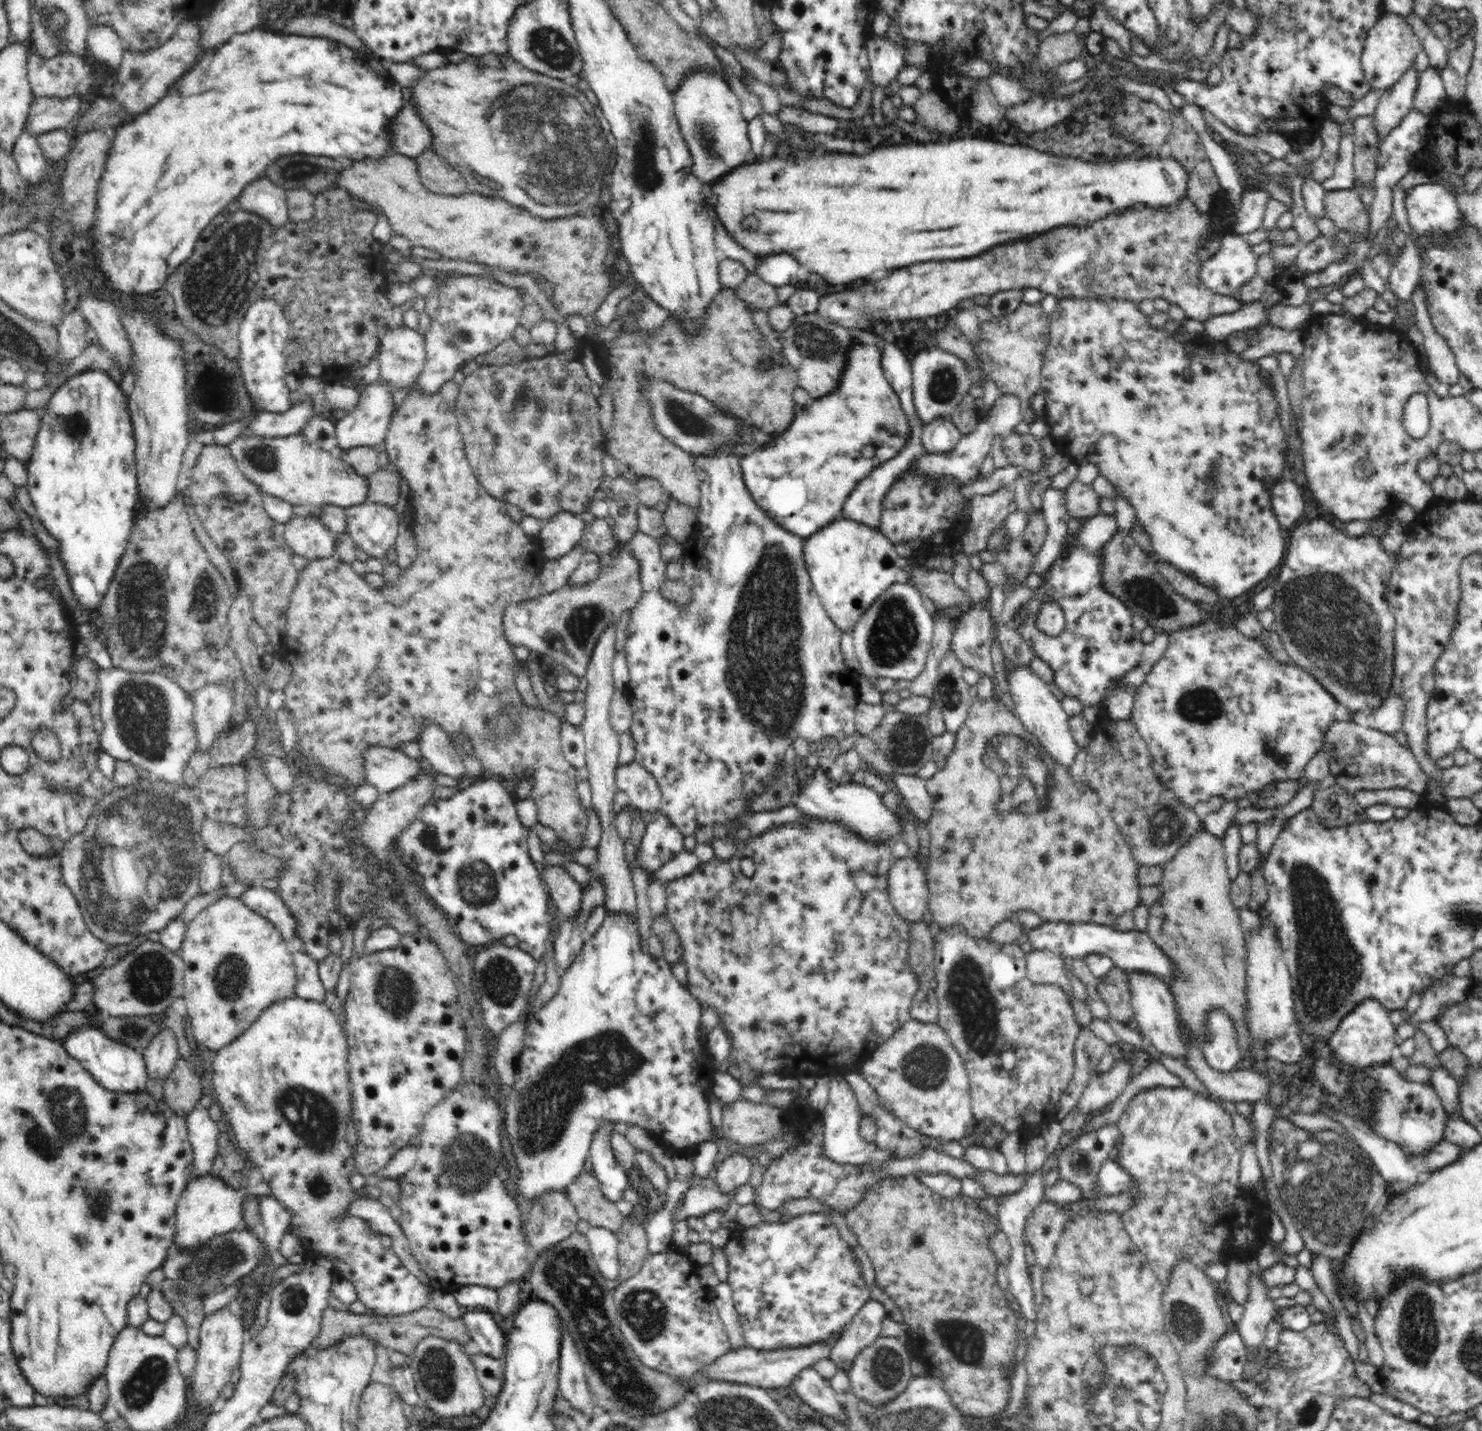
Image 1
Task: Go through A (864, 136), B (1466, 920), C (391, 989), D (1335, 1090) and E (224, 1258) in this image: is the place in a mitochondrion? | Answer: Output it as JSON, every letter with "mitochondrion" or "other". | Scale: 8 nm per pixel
{"A":"other","B":"mitochondrion","C":"mitochondrion","D":"other","E":"mitochondrion"}

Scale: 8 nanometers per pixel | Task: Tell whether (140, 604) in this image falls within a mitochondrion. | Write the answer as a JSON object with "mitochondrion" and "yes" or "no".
{"mitochondrion":"yes"}

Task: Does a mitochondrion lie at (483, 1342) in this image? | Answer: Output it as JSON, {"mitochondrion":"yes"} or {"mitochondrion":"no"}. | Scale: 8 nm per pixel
{"mitochondrion":"no"}

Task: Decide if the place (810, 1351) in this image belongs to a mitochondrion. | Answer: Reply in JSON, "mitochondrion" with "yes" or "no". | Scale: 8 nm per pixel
{"mitochondrion":"no"}

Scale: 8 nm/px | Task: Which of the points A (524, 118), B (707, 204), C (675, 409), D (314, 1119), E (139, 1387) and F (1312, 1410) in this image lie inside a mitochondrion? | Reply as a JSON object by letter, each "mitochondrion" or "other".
{"A":"mitochondrion","B":"other","C":"mitochondrion","D":"mitochondrion","E":"mitochondrion","F":"mitochondrion"}

